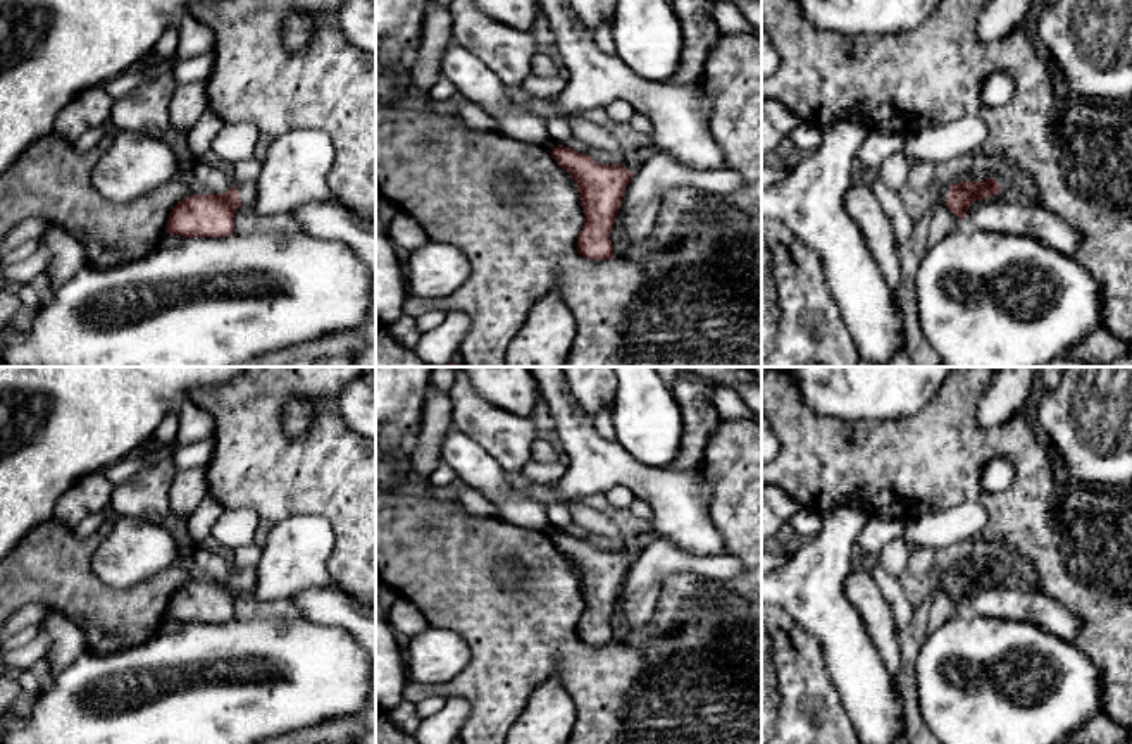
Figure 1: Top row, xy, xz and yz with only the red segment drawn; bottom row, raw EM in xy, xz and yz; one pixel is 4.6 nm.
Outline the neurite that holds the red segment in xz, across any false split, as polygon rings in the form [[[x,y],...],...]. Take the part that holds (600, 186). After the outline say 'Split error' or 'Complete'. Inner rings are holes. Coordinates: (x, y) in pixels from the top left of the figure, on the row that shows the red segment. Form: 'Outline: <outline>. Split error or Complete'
Outline: [[[563,145],[550,153],[570,174],[581,198],[584,226],[577,236],[577,253],[588,260],[615,258],[610,239],[612,226],[624,191],[643,160],[605,165]]]. Split error

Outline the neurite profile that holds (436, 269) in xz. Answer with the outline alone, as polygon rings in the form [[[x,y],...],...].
[[[427,241],[408,251],[403,272],[408,296],[441,298],[467,281],[470,264],[460,248],[443,241]]]

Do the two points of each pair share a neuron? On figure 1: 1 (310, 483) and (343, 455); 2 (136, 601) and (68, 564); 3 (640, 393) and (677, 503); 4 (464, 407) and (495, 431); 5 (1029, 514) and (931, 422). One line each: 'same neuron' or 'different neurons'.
1: same neuron
2: same neuron
3: different neurons
4: same neuron
5: same neuron

